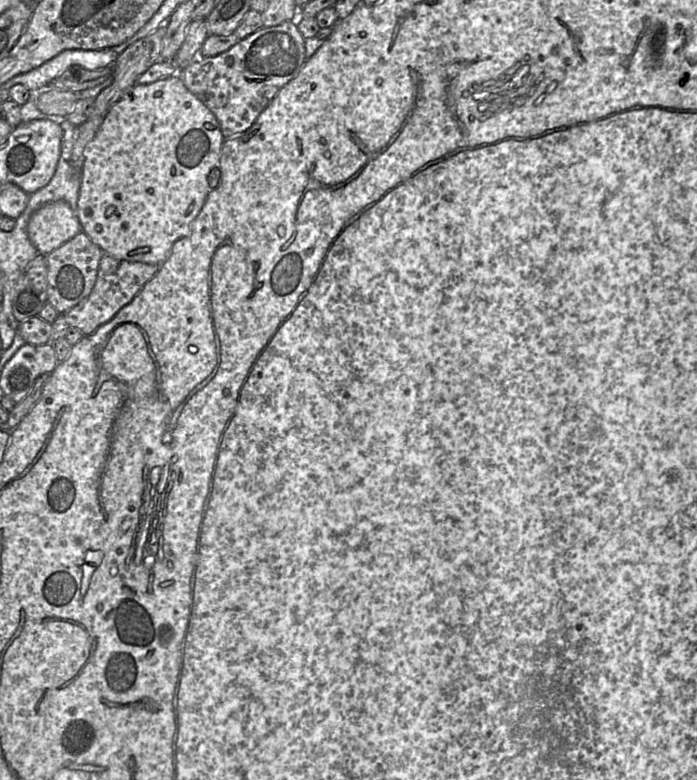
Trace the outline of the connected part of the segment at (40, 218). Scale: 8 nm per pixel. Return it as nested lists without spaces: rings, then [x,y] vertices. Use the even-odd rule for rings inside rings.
[[[65,201],[43,205],[31,216],[28,236],[42,255],[48,255],[81,231],[77,214]]]

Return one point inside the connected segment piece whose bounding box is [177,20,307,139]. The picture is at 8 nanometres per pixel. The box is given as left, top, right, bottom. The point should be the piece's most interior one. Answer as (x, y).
(237, 85)

